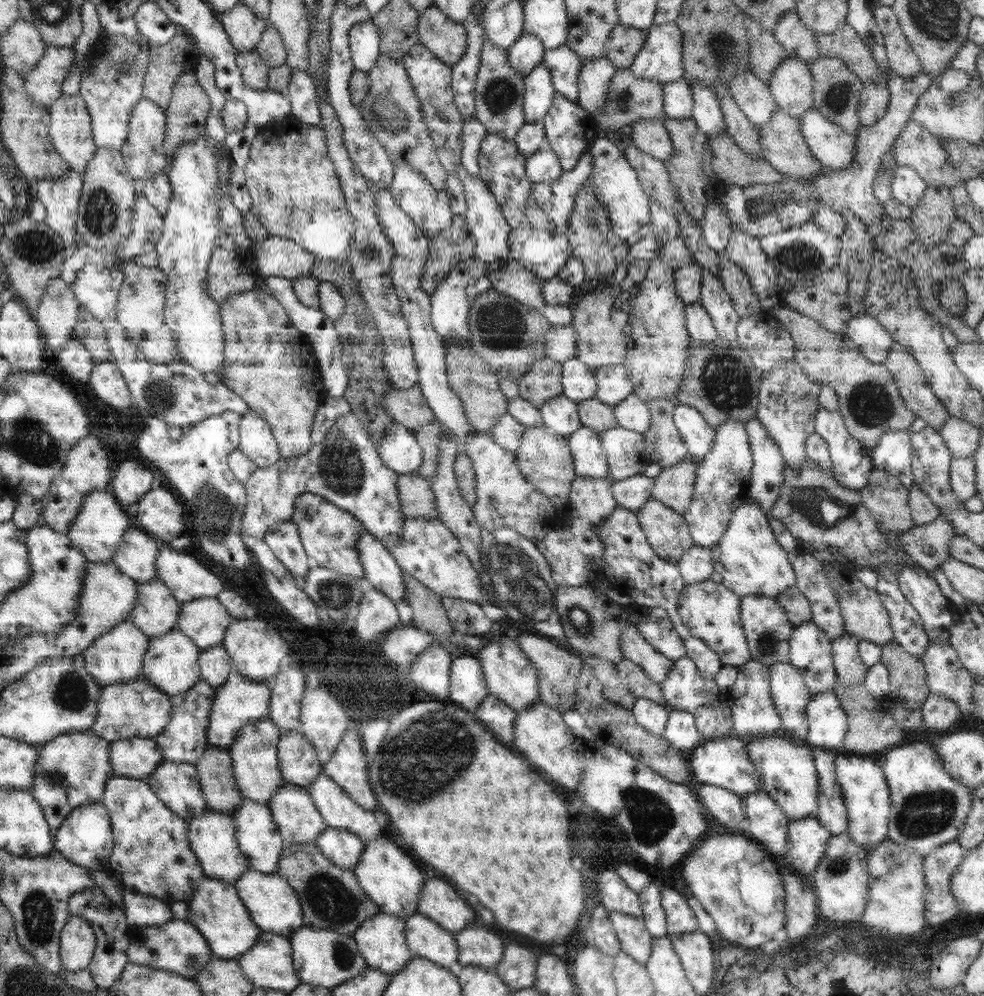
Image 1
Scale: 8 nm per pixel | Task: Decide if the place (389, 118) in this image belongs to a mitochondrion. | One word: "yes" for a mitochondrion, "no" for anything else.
yes

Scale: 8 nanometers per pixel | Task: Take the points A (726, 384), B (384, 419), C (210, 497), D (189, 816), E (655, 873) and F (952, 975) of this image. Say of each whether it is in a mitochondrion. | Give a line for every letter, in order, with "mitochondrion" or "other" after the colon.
A: mitochondrion
B: other
C: mitochondrion
D: other
E: other
F: other

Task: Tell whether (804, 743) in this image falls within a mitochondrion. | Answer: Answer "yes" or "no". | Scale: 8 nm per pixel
no

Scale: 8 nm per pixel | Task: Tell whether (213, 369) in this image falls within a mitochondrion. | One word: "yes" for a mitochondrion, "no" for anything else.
no

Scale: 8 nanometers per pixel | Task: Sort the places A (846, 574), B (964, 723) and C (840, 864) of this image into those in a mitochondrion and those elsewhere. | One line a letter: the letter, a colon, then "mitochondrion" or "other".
A: other
B: other
C: mitochondrion

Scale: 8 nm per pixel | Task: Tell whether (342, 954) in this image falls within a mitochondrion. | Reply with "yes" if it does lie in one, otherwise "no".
yes

